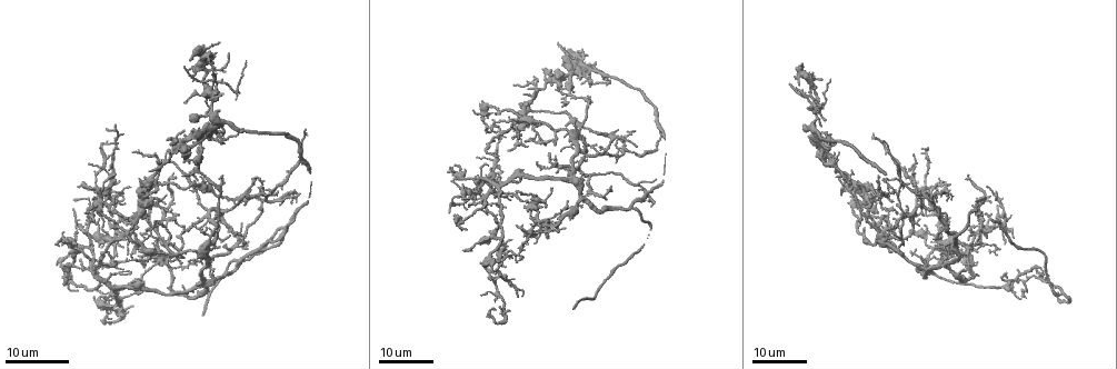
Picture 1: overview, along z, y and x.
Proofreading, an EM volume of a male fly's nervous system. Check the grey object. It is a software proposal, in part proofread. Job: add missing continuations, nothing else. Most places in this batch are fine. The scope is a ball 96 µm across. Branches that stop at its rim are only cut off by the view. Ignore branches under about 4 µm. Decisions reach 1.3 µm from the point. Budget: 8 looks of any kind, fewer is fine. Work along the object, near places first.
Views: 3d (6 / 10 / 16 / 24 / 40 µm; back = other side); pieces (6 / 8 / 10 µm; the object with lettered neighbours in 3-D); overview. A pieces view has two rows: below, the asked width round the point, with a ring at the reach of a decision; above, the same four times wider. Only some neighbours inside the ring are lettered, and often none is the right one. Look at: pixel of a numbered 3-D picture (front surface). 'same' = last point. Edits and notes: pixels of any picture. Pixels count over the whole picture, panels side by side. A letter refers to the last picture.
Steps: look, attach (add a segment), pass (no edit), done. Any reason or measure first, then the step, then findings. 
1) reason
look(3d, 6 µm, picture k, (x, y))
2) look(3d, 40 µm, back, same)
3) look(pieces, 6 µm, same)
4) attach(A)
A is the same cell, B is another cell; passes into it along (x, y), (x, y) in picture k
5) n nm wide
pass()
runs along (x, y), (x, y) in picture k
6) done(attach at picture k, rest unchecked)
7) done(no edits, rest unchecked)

thin end
look(3d, 24 µm, picture 1, (145, 196))

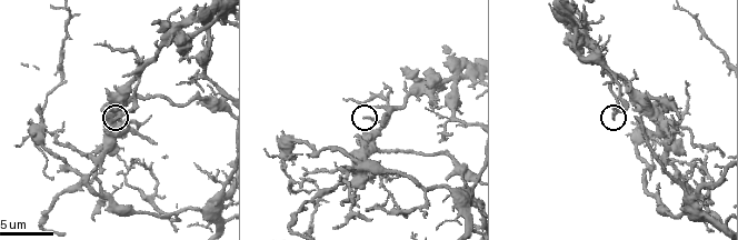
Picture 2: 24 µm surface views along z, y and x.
see the neighbours
look(pieces, 8 µm, picture 2, (363, 116))

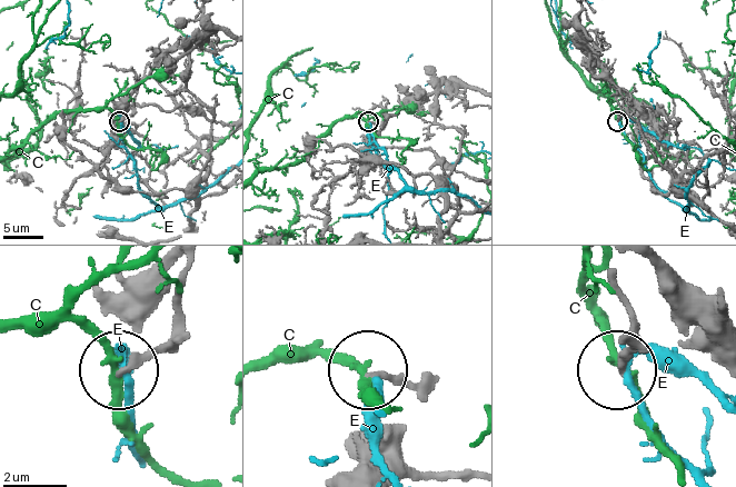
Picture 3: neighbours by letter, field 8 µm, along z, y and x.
190 nm wide
pass()
C and E are other cells; none of them fits

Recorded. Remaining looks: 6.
branch stops here
look(pieces, 10 µm, picture 2, (37, 107))

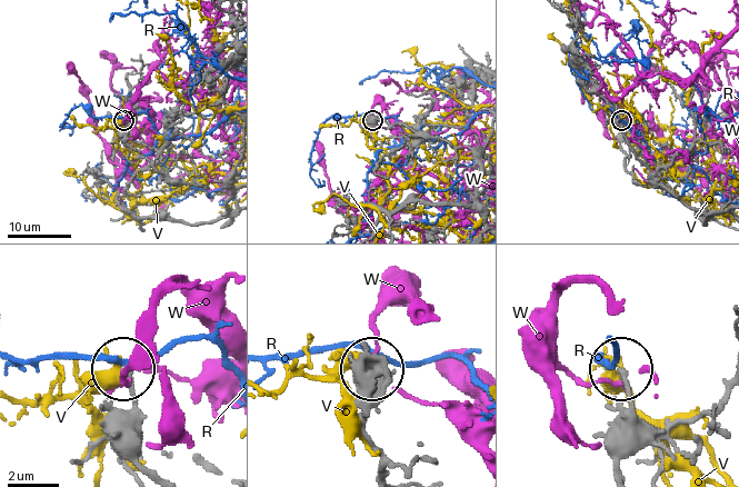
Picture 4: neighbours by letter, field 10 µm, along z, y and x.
260 nm wide
pass()
R, V and W are other cells; runs along (620, 471), (629, 396), (625, 371) in picture 4; none of them fits

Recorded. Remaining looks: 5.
thin end
look(pieces, 8 µm, picture 2, (342, 204))

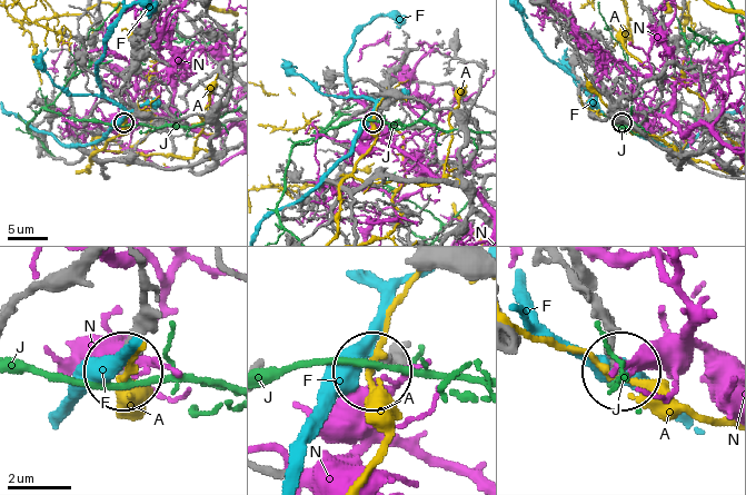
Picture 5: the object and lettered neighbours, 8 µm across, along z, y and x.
170 nm wide
pass()
A, F, J and N are other cells; no lettered segment goes on from it

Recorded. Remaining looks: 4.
an open end
look(3d, 24 µm, picture 1, (486, 166))

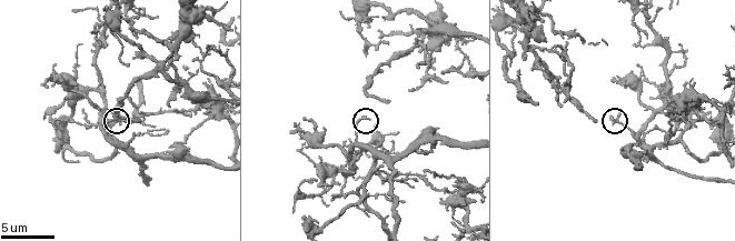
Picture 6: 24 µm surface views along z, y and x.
what lies round it
look(pieces, 10 µm, picture 6, (367, 118))

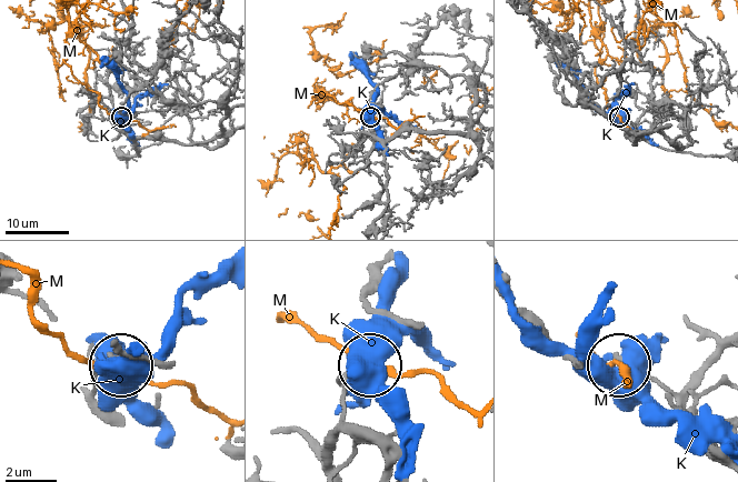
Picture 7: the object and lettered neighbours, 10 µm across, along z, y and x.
pass()
K and M are other cells; none of them fits

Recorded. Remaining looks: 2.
done(no edits, rest unchecked)

